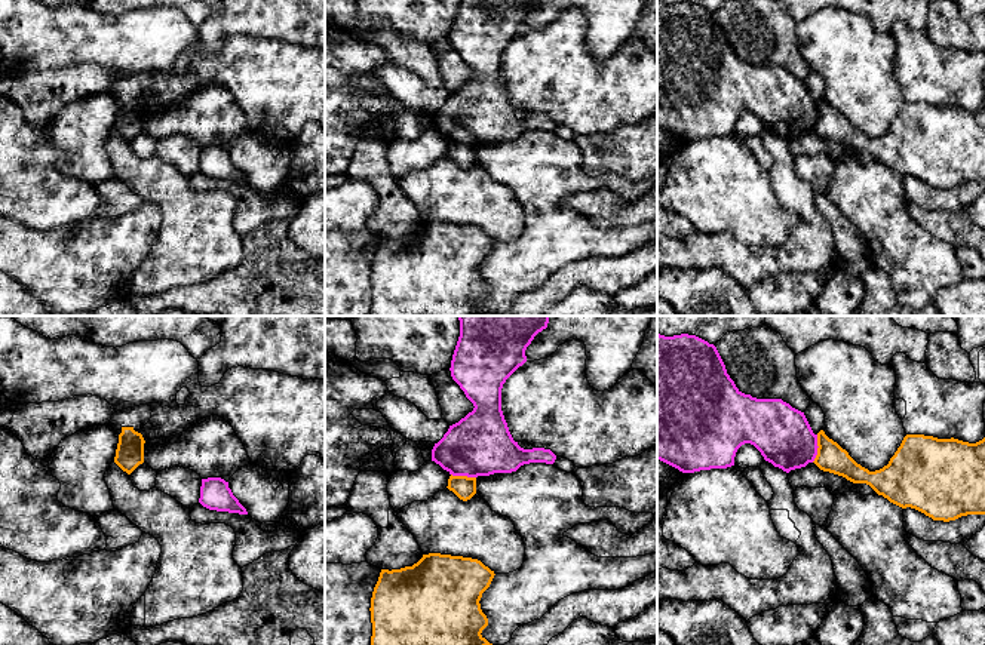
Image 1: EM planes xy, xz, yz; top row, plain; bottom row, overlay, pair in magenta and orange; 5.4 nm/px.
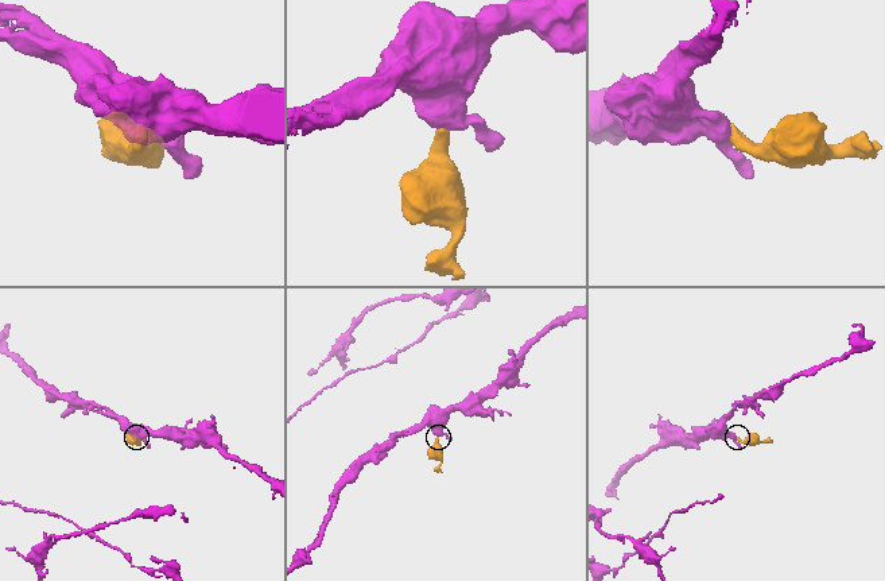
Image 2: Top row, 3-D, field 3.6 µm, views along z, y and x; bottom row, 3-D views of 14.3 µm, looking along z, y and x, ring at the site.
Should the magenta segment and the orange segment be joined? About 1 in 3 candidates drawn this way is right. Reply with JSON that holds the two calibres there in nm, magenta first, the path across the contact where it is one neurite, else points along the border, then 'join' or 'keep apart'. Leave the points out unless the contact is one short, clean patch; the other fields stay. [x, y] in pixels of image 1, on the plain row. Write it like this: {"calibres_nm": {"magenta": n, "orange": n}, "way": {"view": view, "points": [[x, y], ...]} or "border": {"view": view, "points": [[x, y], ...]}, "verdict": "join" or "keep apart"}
{"calibres_nm": {"magenta": 300, "orange": 160}, "border": {"view": "yz", "points": [[818, 103], [818, 122], [812, 129]]}, "verdict": "keep apart"}

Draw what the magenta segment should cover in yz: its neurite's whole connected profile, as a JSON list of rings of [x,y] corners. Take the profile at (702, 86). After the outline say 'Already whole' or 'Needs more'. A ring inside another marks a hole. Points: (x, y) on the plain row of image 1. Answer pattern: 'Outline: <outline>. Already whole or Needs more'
Outline: [[[657,1],[657,128],[682,141],[734,133],[737,117],[754,113],[765,129],[789,141],[806,135],[817,123],[817,102],[813,101],[804,80],[782,67],[757,67],[742,61],[727,42],[714,12],[688,1],[665,4]]]. Already whole

